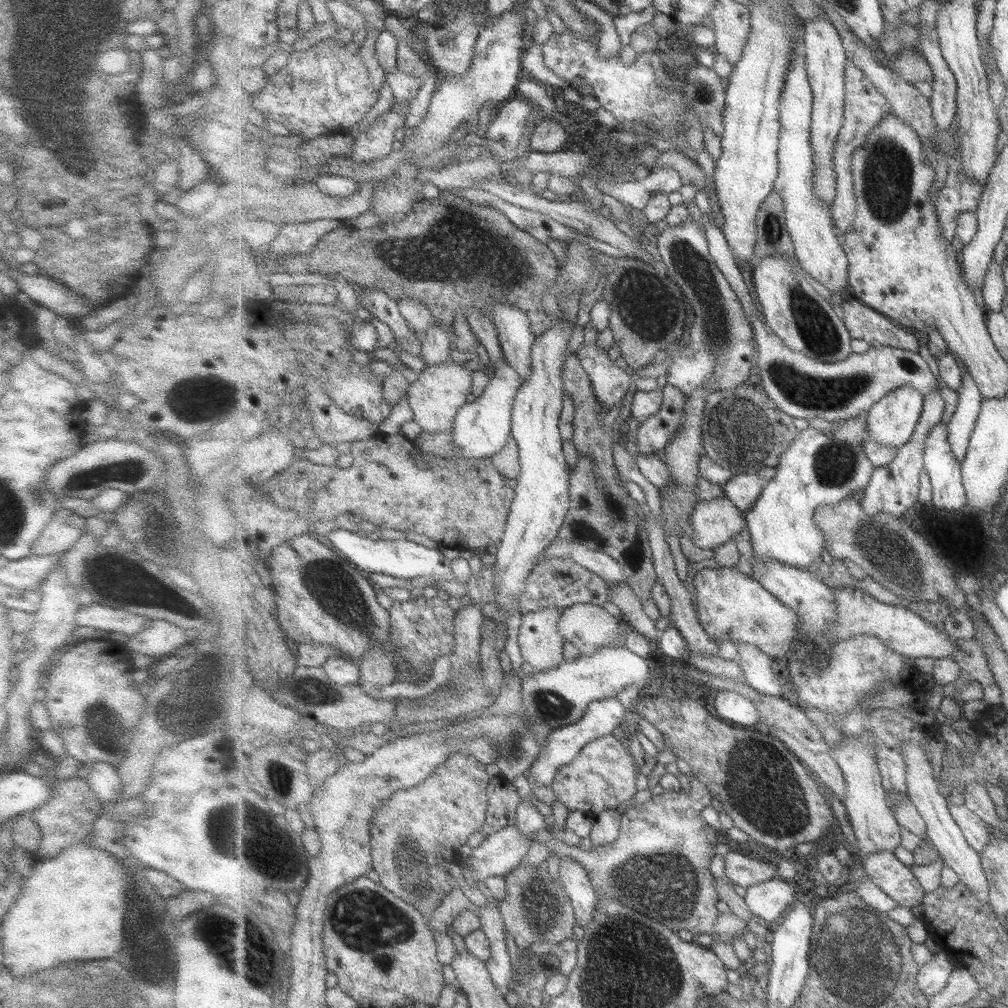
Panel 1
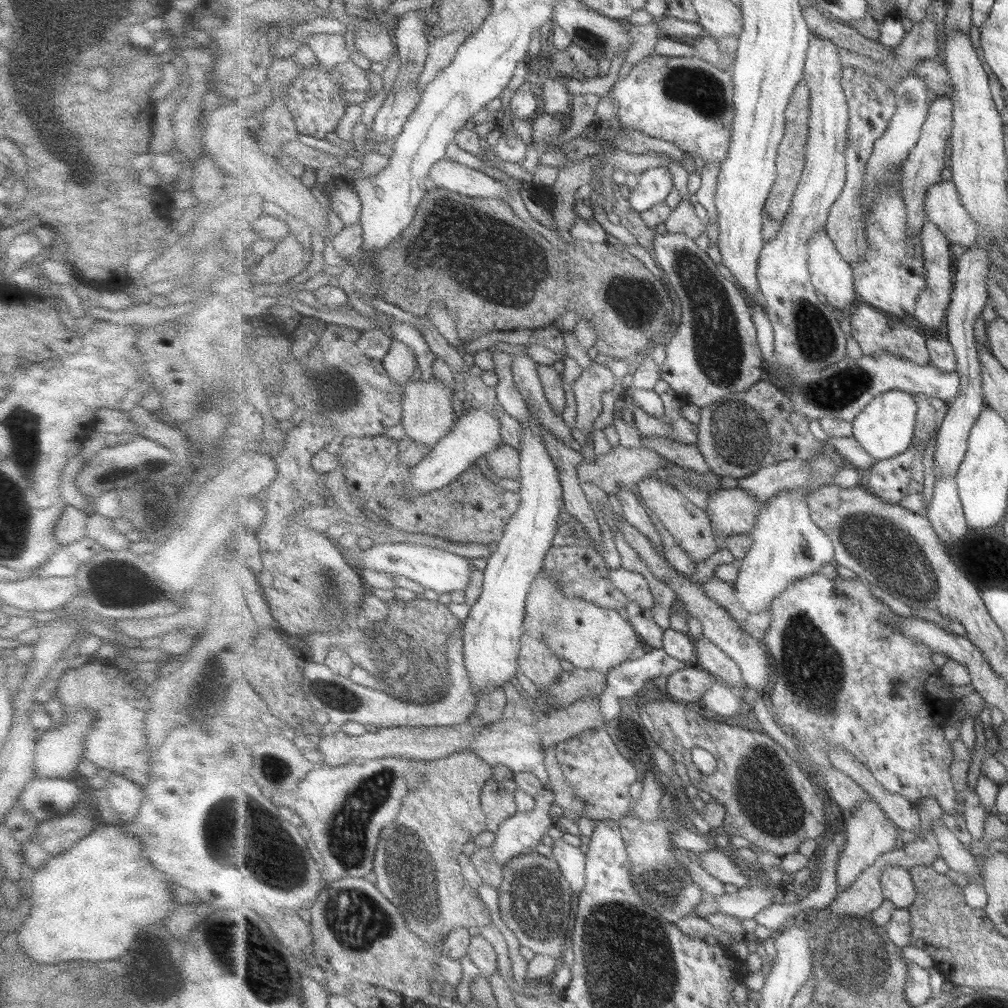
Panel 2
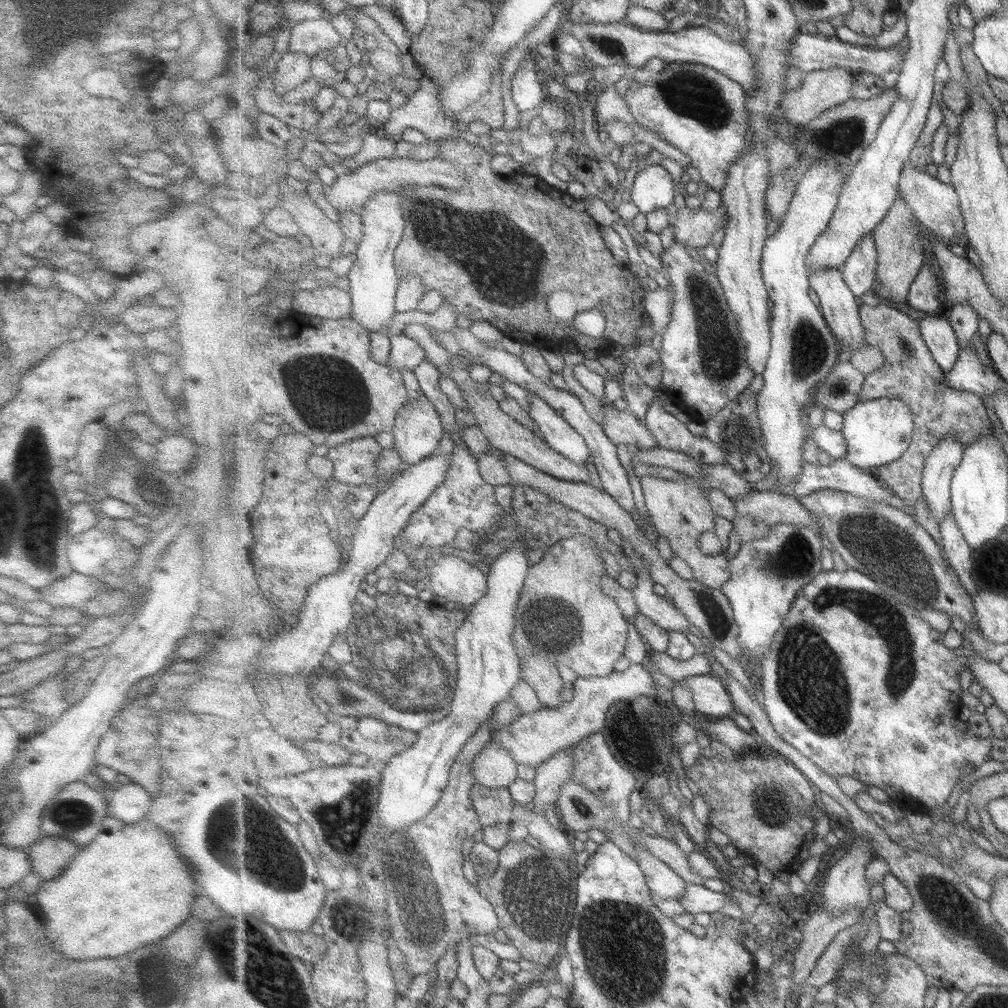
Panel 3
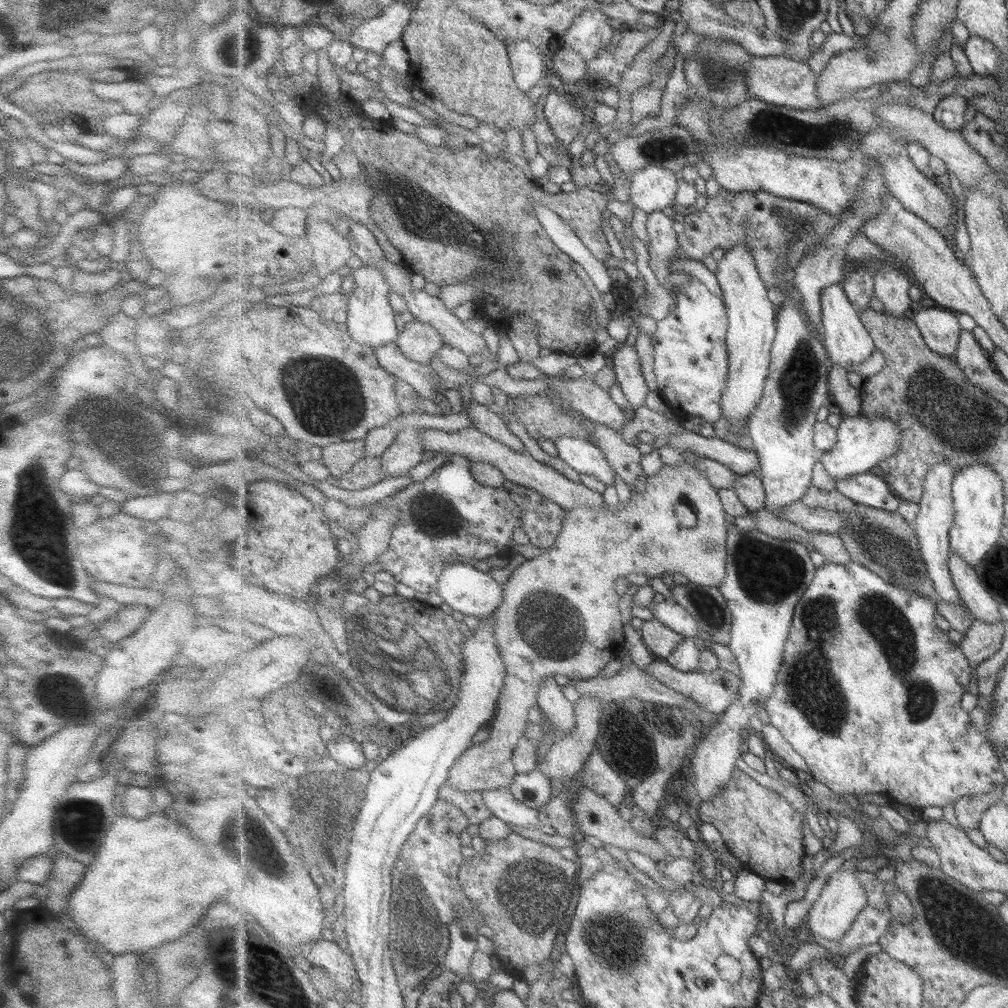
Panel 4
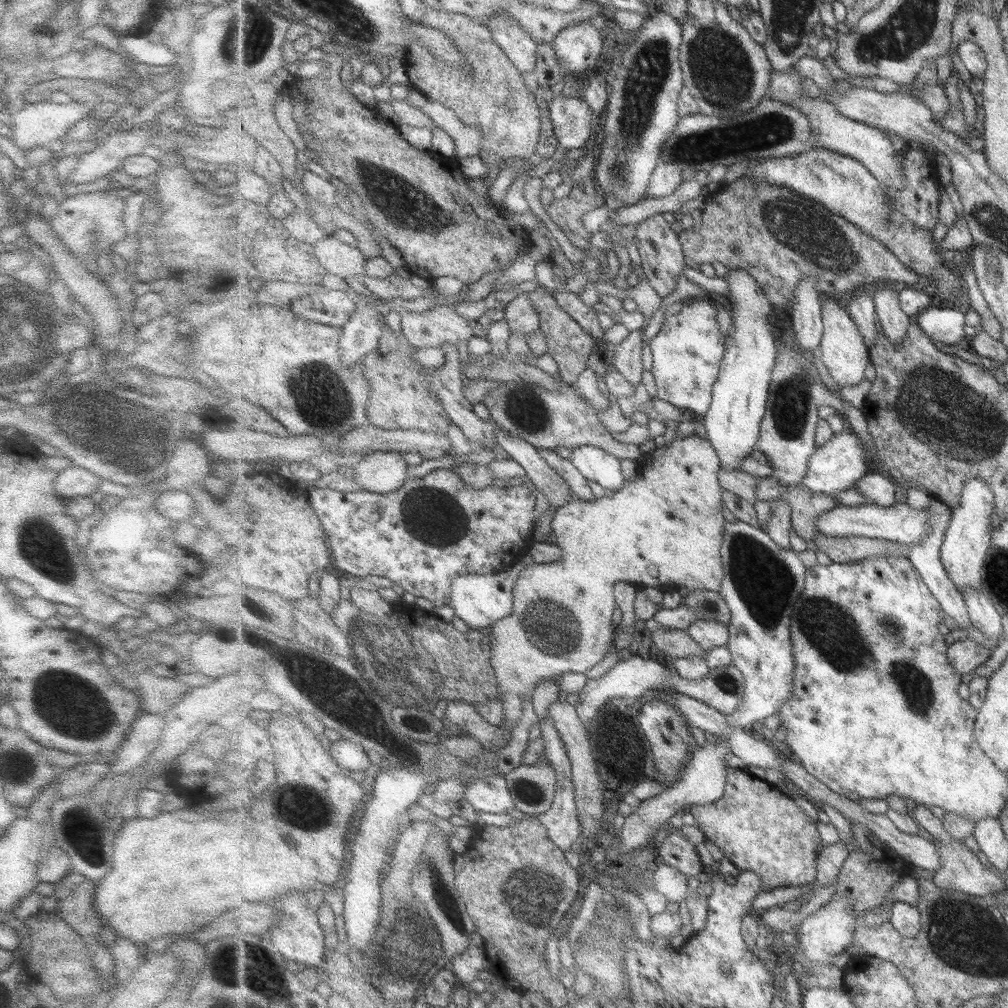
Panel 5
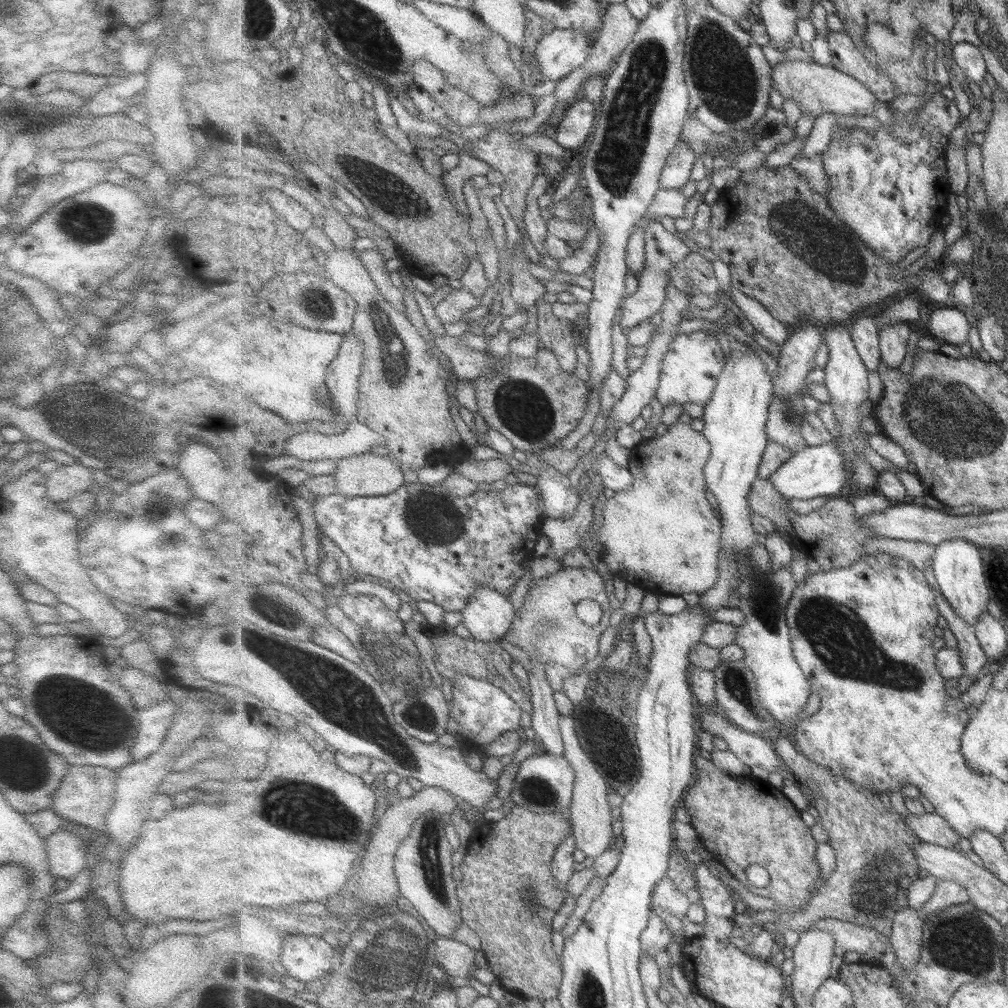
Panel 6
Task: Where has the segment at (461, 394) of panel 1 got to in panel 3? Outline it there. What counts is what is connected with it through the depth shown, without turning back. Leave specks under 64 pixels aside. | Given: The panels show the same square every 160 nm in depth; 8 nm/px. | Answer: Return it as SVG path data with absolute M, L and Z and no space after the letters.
M421 395L401 408L392 433L394 449L399 451L404 461L414 465L437 452L446 430L435 405Z

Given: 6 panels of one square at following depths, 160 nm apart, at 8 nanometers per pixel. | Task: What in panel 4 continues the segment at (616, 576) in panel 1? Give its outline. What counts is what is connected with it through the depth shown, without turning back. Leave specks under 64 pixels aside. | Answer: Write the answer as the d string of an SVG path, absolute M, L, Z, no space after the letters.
M664 600L662 602L652 602L648 607L653 611L654 618L671 630L687 638L698 637L702 639L706 648L711 648L714 643L712 636L701 630L696 618L679 603Z

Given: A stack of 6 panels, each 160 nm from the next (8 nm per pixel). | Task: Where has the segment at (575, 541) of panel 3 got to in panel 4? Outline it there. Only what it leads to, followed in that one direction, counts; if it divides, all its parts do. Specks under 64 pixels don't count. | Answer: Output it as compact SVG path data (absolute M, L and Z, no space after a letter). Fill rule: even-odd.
M689 450L683 451L684 459L681 464L677 466L666 466L663 464L661 469L655 475L649 475L646 479L646 487L644 493L636 493L630 499L628 504L618 504L617 513L613 513L605 504L603 509L595 511L590 507L575 508L571 511L567 511L568 515L563 521L562 531L559 533L554 545L547 549L545 553L542 553L532 559L525 561L522 565L519 565L507 578L504 584L504 600L500 604L499 608L493 613L496 616L494 620L495 640L497 641L501 656L505 661L506 666L506 681L501 697L497 700L497 713L495 718L489 724L488 729L490 731L489 738L483 741L477 746L470 747L456 763L453 764L452 772L448 779L448 785L451 788L455 788L458 791L463 792L475 792L475 791L493 791L501 788L510 788L513 785L513 780L517 777L516 765L513 764L513 752L516 751L517 744L519 744L524 737L525 730L530 725L529 714L533 708L537 707L537 696L539 690L544 684L545 679L554 677L555 675L562 674L568 676L570 680L589 680L601 675L603 668L611 662L613 659L620 659L622 653L625 652L625 632L623 632L623 622L621 622L621 610L619 610L619 602L617 592L615 592L615 578L617 576L627 576L631 572L641 573L648 579L654 576L663 576L665 574L681 574L689 580L689 582L706 586L706 587L719 587L723 584L728 571L728 522L727 516L725 516L725 510L723 507L723 501L719 494L718 488L712 484L712 481L705 476L703 469L699 467L700 460L703 456L698 456L696 452L690 452ZM677 504L687 505L696 514L696 525L693 528L682 527L677 522L677 514L675 514L675 506Z

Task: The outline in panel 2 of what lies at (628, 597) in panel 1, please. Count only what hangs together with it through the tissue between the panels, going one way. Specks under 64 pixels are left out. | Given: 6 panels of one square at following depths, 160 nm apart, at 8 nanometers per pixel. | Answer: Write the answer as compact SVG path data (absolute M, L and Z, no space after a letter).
M628 602L626 606L628 620L636 628L641 641L655 649L663 649L664 630L657 624L651 609L643 608L639 603Z

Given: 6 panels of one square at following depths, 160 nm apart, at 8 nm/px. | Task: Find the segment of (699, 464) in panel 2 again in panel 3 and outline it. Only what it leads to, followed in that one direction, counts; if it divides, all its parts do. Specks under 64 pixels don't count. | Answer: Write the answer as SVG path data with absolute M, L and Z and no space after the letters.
M609 400L604 402L604 431L615 444L631 444L637 449L657 447L658 442L648 429L644 421L639 419L628 410L619 411L614 408Z

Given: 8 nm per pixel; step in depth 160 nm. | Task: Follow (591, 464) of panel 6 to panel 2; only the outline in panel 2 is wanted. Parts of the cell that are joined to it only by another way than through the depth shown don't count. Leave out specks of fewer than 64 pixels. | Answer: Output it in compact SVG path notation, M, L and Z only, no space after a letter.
M517 354L514 358L512 366L514 379L531 412L536 412L547 431L566 443L574 435L571 434L571 428L565 424L565 420L548 401L541 377L537 372L538 363L527 354Z

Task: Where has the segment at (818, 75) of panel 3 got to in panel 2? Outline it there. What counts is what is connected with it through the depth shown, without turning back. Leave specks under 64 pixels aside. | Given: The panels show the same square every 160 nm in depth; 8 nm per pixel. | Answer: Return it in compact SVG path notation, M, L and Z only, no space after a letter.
M802 80L793 93L792 100L788 104L786 111L787 127L784 139L780 144L780 151L777 159L777 174L776 183L774 184L772 194L769 197L768 203L764 208L764 234L765 243L777 239L777 235L783 224L785 217L788 216L789 209L792 207L792 200L798 184L800 183L803 171L806 165L805 147L808 144L809 134L809 117L811 116L811 88L808 87L808 81Z

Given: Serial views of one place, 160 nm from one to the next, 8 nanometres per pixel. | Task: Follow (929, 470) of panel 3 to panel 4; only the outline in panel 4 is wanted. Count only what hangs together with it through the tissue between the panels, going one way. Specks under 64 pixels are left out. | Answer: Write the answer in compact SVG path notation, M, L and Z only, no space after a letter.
M949 463L936 464L929 472L924 482L924 495L919 503L920 511L911 522L918 539L921 552L928 566L929 576L934 580L934 585L941 601L957 604L960 594L953 582L951 568L949 568L950 530L954 523L955 508L952 495L952 484L956 470Z

